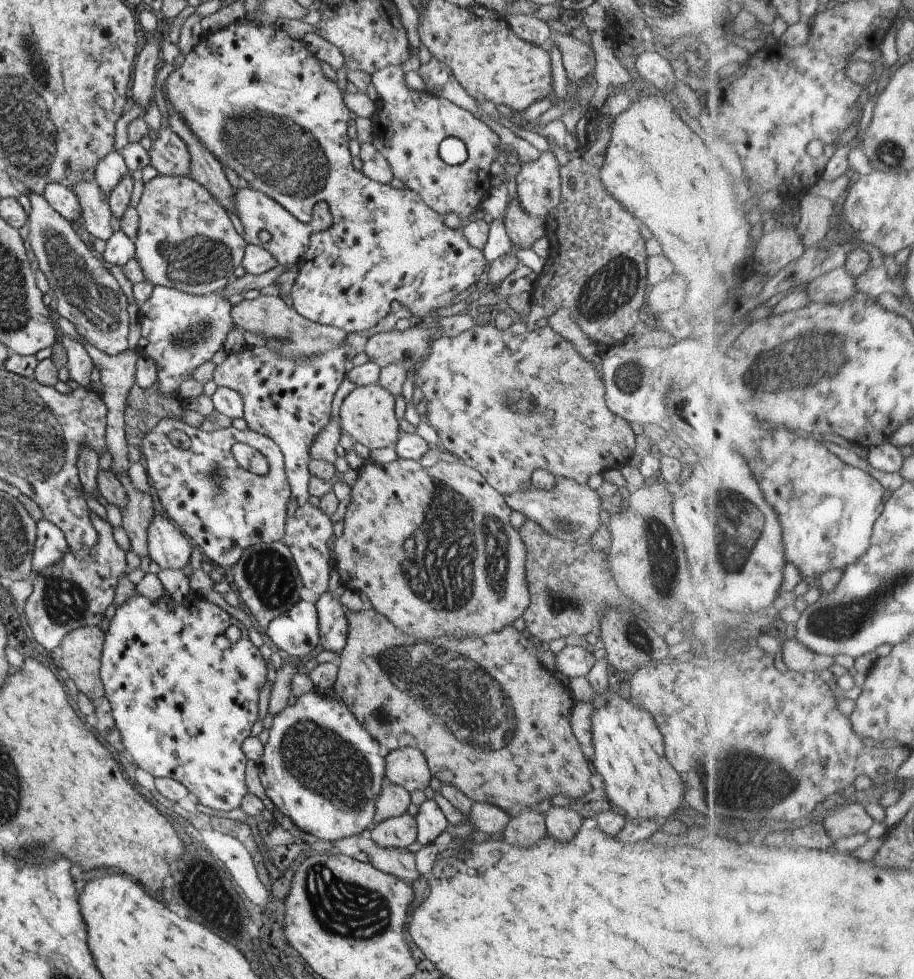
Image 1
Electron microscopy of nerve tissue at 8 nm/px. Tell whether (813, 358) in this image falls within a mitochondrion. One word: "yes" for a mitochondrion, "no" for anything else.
yes

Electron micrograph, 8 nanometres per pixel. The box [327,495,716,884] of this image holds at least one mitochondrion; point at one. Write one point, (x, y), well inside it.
(474, 707)

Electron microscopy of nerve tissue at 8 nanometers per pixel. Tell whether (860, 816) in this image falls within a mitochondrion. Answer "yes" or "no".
no

